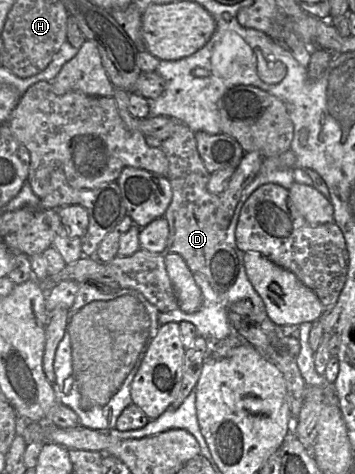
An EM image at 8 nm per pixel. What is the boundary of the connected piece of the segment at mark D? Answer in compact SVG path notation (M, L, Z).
M175 121L172 134L162 141L169 171L167 179L172 191L171 202L164 214L168 222L166 252L180 255L193 274L203 275L218 293L225 293L235 283L239 260L226 241L226 230L216 221L219 196L207 190L210 173L199 156L194 132L183 122Z

